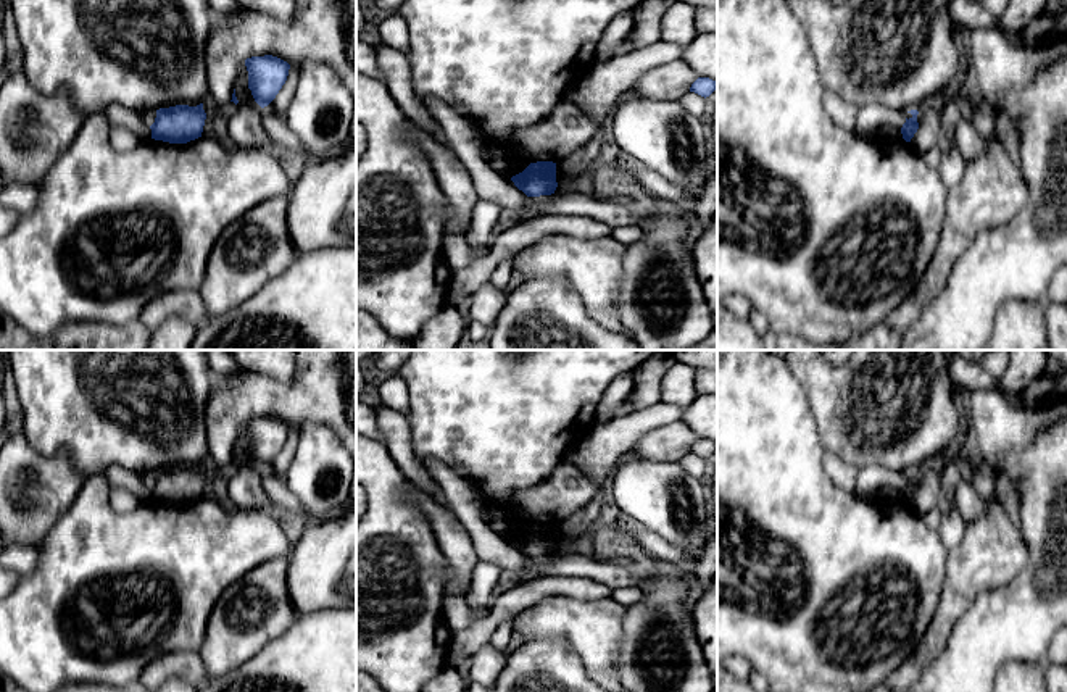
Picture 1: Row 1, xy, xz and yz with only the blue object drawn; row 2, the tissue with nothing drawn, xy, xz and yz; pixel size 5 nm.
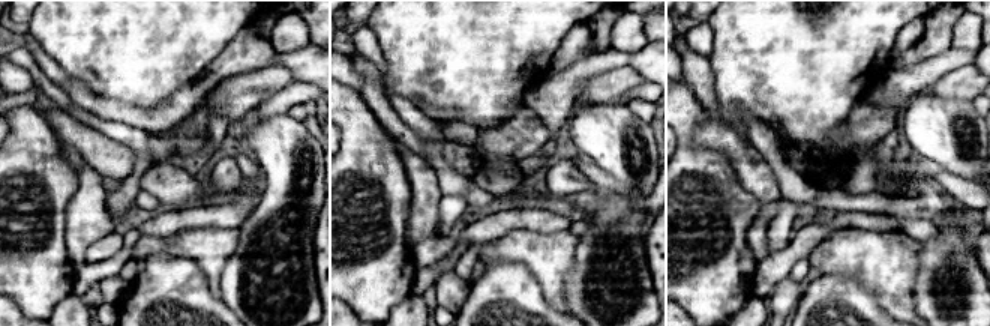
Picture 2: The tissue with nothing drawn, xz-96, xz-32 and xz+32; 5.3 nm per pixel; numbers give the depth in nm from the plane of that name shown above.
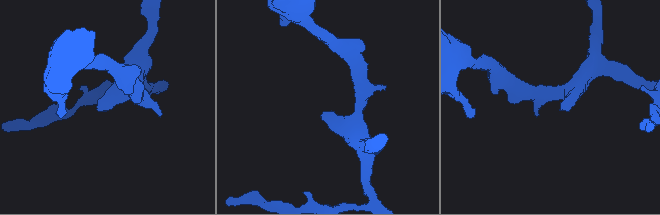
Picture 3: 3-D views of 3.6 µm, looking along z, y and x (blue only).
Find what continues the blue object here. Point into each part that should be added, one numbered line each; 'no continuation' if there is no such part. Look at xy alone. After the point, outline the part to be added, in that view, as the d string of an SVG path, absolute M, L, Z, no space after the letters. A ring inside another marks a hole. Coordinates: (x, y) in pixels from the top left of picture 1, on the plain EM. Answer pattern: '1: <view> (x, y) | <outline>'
no continuation

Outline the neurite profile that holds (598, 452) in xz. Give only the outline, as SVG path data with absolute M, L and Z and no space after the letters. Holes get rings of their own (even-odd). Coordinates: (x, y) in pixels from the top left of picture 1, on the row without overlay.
M659 402L650 408L595 424L582 439L564 453L564 461L585 471L601 489L611 481L622 455L654 427L680 419L683 408Z

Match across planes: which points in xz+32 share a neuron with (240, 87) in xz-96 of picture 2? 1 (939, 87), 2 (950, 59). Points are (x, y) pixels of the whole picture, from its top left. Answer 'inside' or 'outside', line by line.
1: inside
2: outside

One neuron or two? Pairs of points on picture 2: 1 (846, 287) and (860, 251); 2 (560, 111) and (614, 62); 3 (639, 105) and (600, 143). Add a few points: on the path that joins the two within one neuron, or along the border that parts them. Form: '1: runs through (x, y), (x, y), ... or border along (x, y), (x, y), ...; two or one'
1: border along (821, 274), (848, 274), (858, 280), (876, 301); two
2: runs through (561, 95), (590, 66), (597, 63); one
3: border along (626, 105), (650, 123); two

